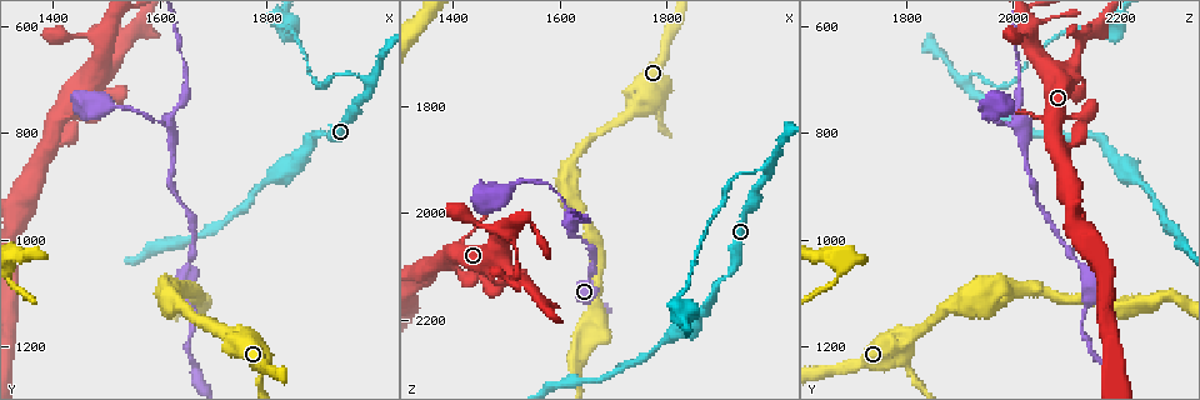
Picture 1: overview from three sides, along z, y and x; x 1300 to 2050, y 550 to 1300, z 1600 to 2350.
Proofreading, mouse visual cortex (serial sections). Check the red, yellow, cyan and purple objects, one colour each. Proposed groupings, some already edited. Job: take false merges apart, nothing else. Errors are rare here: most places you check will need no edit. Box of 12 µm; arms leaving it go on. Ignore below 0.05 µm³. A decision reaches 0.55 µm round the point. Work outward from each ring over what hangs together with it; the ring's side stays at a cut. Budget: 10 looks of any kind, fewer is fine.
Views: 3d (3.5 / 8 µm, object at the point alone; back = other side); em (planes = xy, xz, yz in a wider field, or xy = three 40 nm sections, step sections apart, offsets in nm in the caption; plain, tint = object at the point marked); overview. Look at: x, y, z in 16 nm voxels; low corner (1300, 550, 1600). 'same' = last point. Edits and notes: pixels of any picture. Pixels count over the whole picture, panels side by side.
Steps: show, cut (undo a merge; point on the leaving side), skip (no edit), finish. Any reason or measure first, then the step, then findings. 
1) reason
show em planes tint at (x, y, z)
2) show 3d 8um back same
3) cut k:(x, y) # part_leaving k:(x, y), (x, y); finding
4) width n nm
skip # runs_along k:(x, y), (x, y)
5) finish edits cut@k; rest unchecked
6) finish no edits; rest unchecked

thick turns thin
show 3d 3.5um at (1625, 1085, 1975)

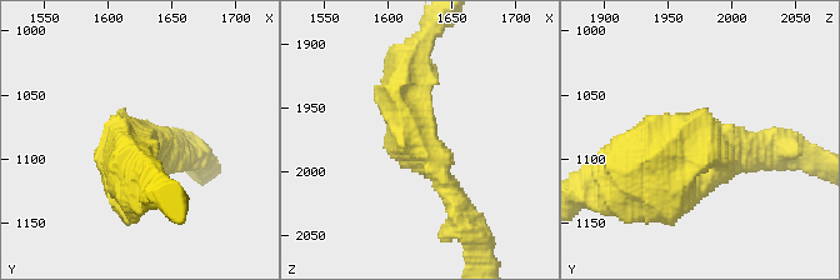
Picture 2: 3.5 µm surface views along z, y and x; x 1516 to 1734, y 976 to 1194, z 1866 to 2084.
arm_widths 300, 600 nm; need the tissue
show em xy step 2 tint at (1624, 1084, 1980)

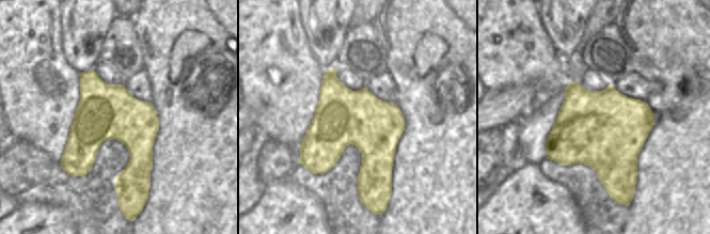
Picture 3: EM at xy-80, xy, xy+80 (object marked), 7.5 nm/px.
skip # runs_along 2:(409, 74), (409, 135), (463, 209); all the same cell

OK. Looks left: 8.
side arm on a straight run
show 3d 3.5um at (1620, 795, 2025)

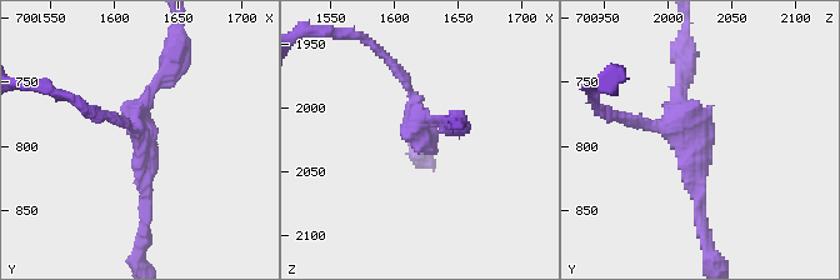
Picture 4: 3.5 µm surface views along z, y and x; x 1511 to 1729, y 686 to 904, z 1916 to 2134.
show em xy step 1 tint at (1626, 796, 2020)

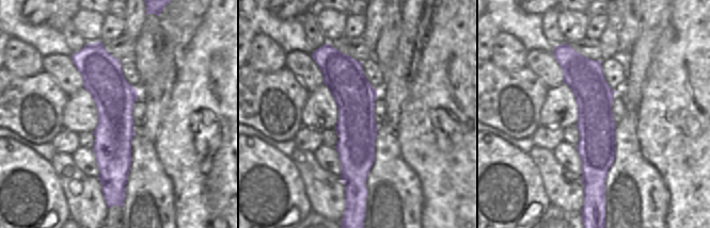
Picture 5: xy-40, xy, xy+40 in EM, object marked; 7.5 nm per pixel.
skip # runs_along 4:(701, 224), (695, 139), (624, 120); continuous, no second cell

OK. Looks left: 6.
sudden change in width
show 3d 3.5um at (1645, 690, 2015)

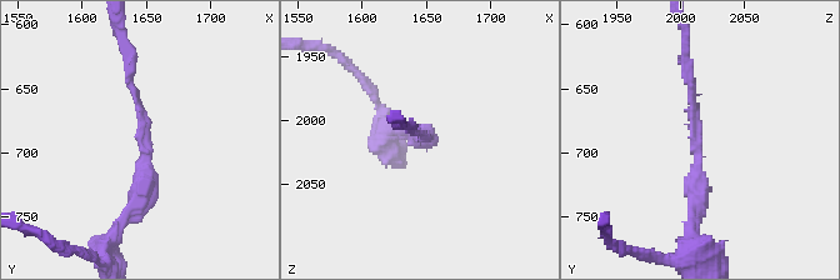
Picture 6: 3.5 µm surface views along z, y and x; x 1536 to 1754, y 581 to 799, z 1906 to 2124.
arm_widths 100, 300 nm; shape alone is not enough
show em xy step 3 plain at (1648, 686, 2014)

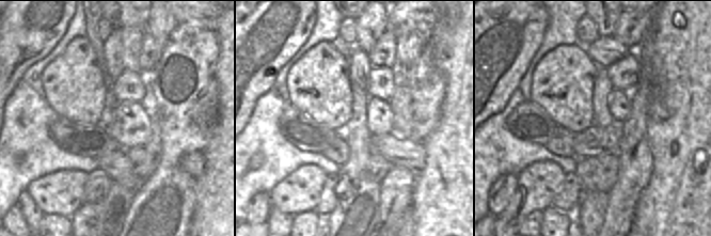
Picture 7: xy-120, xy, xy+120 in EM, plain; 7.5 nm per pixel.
show em xy step 3 tint same

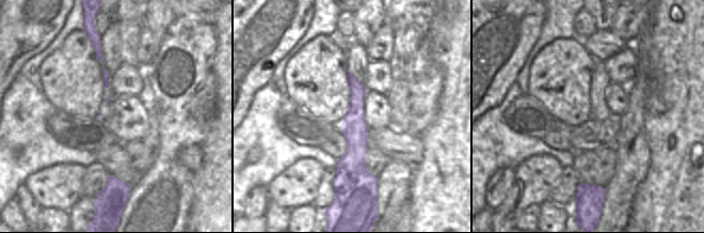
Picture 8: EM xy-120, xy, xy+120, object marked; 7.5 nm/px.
skip # runs_along 8:(351, 77), (355, 154), (344, 184); one cell here

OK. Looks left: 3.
abrupt turn
show 3d 3.5um at (2000, 710, 1920)

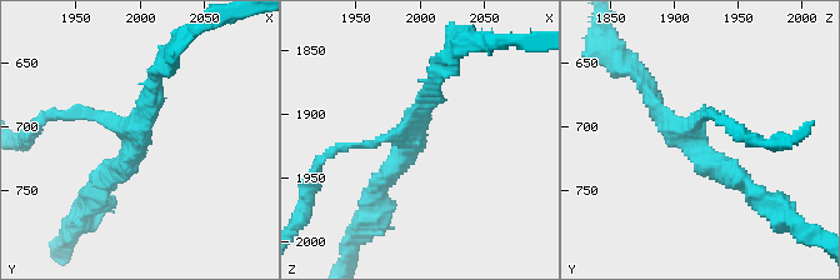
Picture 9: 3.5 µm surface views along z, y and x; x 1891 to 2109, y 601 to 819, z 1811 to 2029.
arms 3; arm_widths 100, 200, 250 nm
show em xy step 1 tint at (1996, 712, 1916)

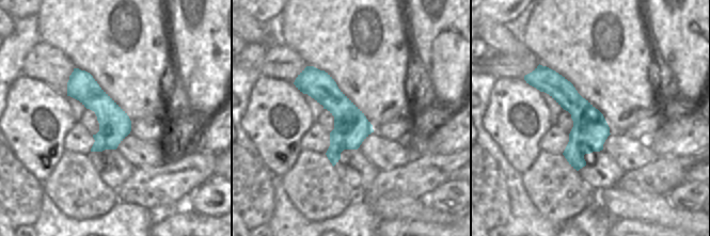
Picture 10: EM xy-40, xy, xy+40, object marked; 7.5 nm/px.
width 260 nm
skip # runs_along 9:(749, 186), (698, 151), (708, 114); one cell here

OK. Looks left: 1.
finish no edits; rest unchecked

